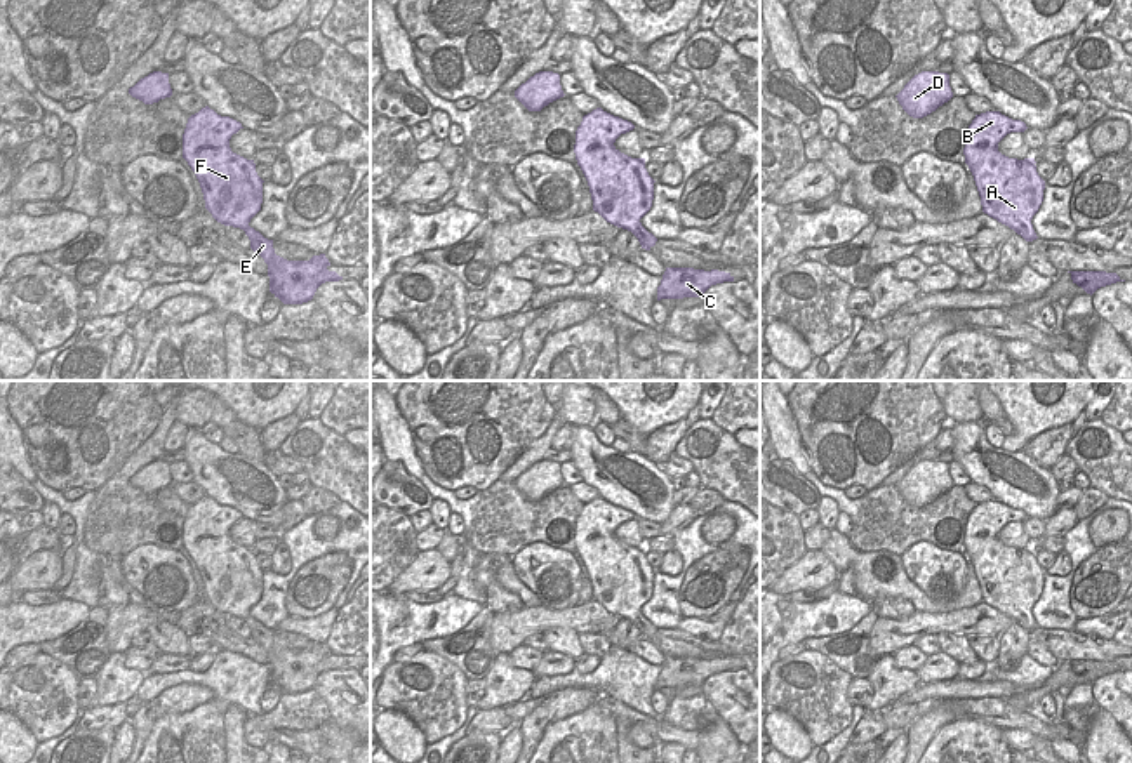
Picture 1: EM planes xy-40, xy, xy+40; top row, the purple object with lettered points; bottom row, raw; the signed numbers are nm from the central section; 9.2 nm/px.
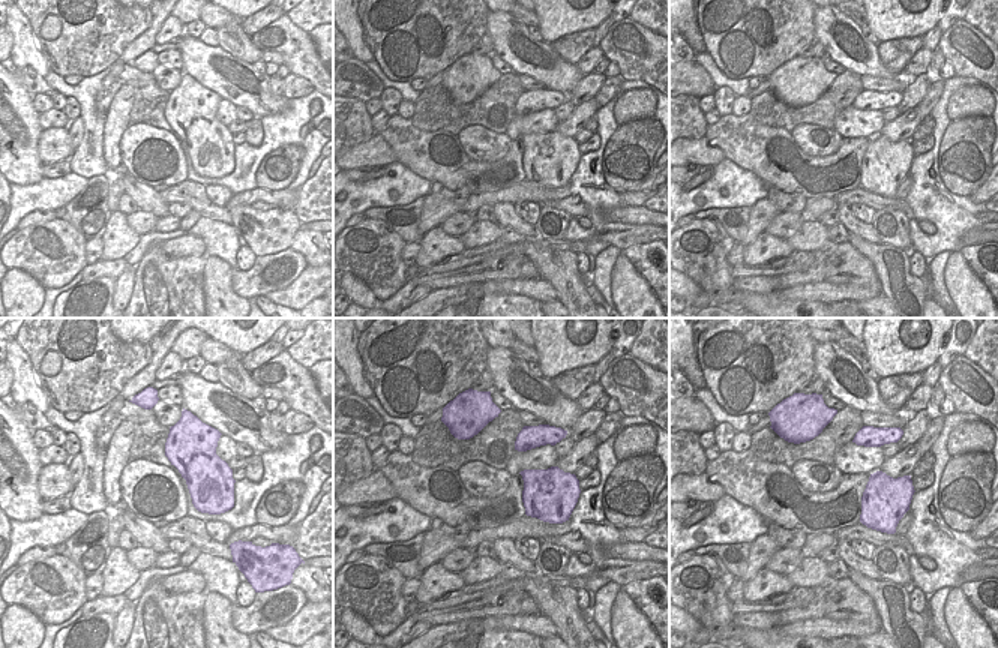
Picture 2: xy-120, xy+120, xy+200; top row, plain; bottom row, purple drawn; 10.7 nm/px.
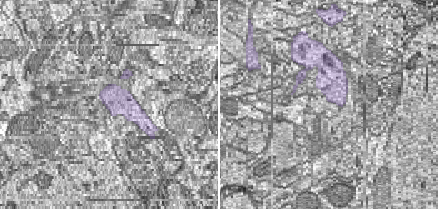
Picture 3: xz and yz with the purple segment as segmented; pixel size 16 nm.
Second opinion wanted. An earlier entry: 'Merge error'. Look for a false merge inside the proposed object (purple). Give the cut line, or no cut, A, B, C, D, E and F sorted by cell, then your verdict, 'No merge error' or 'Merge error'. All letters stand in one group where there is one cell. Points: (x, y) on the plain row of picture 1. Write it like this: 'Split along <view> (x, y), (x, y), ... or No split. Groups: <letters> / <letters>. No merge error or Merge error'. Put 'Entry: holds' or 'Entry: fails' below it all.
No split. Groups: A B C D E F. No merge error
Entry: fails

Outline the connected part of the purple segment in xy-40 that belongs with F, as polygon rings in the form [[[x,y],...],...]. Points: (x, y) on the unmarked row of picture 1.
[[[209,495],[188,508],[183,523],[183,547],[195,561],[205,598],[224,614],[240,617],[250,629],[250,638],[268,654],[270,681],[283,693],[303,693],[313,688],[325,671],[339,671],[325,643],[310,650],[287,650],[275,643],[273,629],[249,615],[261,600],[263,568],[254,549],[247,549],[230,537],[230,528],[242,516],[240,511],[221,506]]]

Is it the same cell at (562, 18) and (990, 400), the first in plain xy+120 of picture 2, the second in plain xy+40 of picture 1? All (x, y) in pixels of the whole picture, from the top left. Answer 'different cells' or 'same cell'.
different cells

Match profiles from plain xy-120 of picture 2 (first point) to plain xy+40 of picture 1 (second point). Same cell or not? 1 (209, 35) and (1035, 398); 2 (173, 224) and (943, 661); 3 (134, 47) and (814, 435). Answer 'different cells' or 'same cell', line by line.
1: same cell
2: same cell
3: different cells

